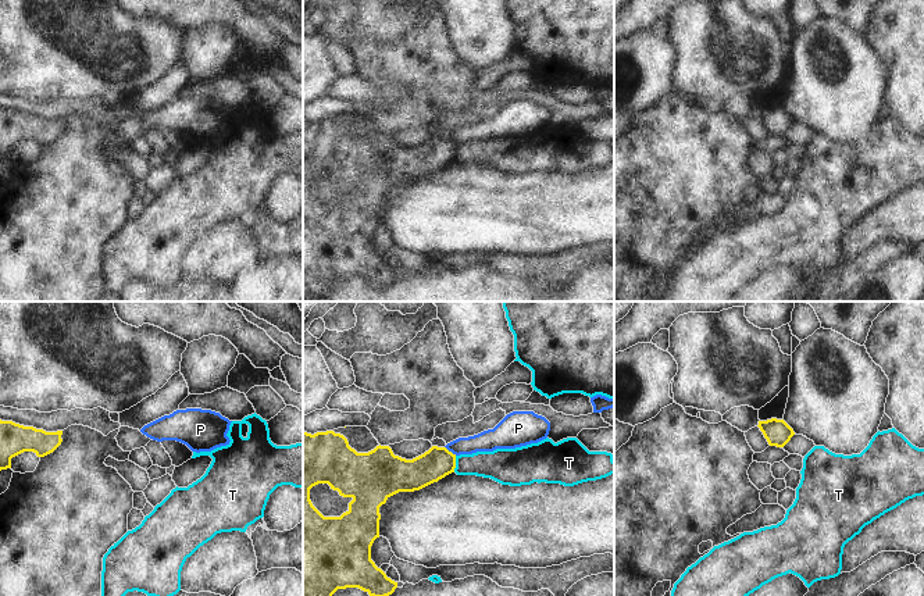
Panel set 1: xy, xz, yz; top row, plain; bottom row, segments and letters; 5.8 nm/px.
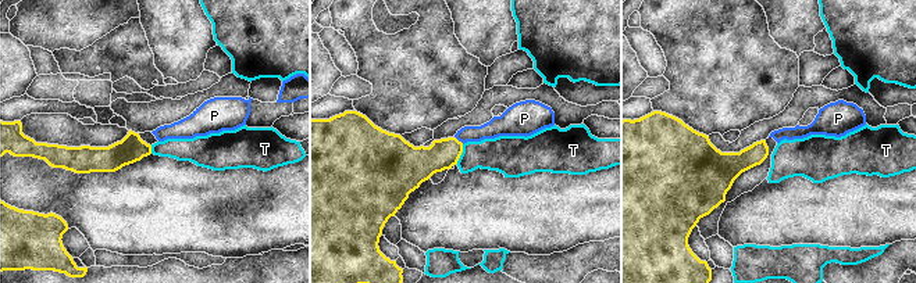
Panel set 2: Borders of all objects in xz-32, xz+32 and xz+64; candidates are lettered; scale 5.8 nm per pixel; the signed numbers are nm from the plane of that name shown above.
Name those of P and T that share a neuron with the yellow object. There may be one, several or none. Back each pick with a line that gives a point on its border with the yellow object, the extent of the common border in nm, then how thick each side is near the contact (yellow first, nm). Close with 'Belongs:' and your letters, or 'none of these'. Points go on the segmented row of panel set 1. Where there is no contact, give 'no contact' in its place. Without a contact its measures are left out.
Belongs: none of these

